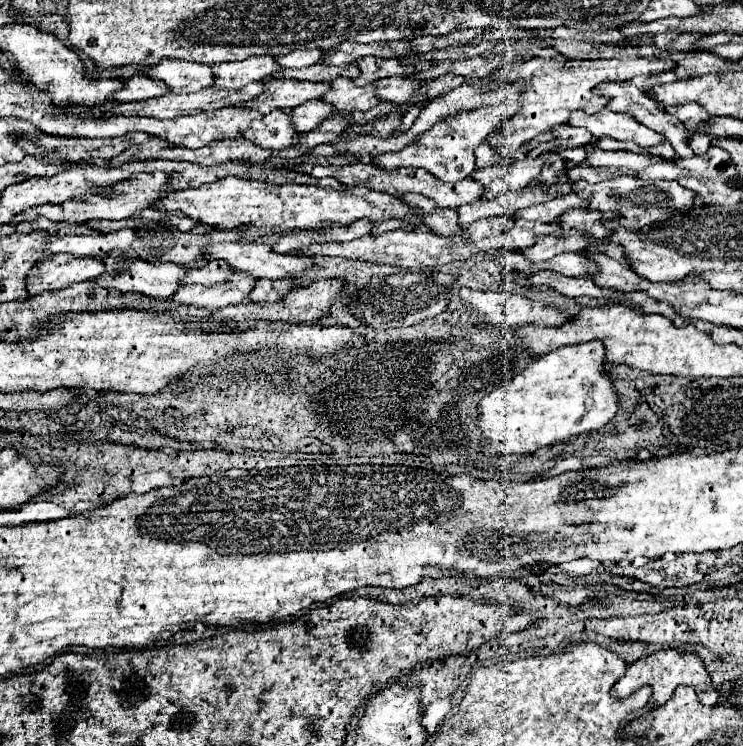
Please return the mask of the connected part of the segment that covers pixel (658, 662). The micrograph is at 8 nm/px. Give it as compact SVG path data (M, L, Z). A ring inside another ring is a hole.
M667 648L667 650L659 650L659 652L655 652L655 654L649 654L647 658L639 658L639 660L633 662L633 664L627 668L627 672L617 680L617 684L613 686L611 694L617 696L617 698L627 698L627 696L631 696L637 688L647 686L647 684L653 688L653 702L655 702L657 706L665 704L665 702L671 698L673 690L675 690L677 686L681 686L681 684L695 686L699 700L701 700L703 704L707 704L707 706L713 706L713 704L717 704L717 700L719 700L719 692L717 692L715 686L711 684L711 676L709 676L709 672L705 670L703 660L701 660L697 654L693 654L693 652L681 652L681 650L675 650L675 648Z

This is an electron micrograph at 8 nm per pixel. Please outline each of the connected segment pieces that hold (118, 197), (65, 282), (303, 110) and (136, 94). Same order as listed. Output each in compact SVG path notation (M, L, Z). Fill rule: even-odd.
M141 172L141 174L135 174L135 178L131 180L125 180L123 184L117 184L113 190L111 190L111 196L101 196L101 194L89 194L87 200L83 202L77 202L77 200L67 200L65 204L59 204L59 206L37 206L37 208L31 208L31 210L25 210L23 214L19 214L13 224L17 222L33 222L37 220L39 216L41 218L47 218L47 220L53 220L53 222L65 222L65 224L83 224L83 222L89 222L93 218L103 218L103 220L123 220L123 218L129 218L145 208L151 208L151 204L167 192L167 180L169 180L169 174L163 174L163 172Z
M55 254L47 258L31 274L27 274L29 296L43 290L61 290L75 282L95 280L103 274L103 260L97 258L73 258L71 254Z
M323 100L305 102L303 106L297 106L295 110L291 110L291 126L295 126L295 130L299 132L315 130L319 122L323 122L331 112L333 112L333 106Z
M131 76L125 80L125 86L113 94L113 100L117 104L121 102L135 102L135 100L147 100L147 98L157 98L167 94L165 82L151 80L147 76Z

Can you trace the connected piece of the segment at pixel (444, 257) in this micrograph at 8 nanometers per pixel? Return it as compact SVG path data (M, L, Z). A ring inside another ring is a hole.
M481 218L469 228L465 228L463 234L457 236L441 236L429 230L393 230L383 232L379 236L367 234L363 238L351 240L351 242L323 242L313 244L309 248L303 248L299 252L293 252L295 256L343 256L343 258L357 258L357 260L370 261L375 264L386 264L402 267L408 270L425 268L429 266L442 266L455 262L455 260L467 260L475 252L489 252L495 248L501 248L509 242L509 232L513 232L513 220L511 218ZM507 240L507 242L503 242Z

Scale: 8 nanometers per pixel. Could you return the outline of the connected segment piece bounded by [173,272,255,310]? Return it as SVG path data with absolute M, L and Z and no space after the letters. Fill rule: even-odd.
M235 272L231 282L225 282L225 284L213 286L213 288L211 286L203 286L203 284L181 286L175 292L173 302L215 310L215 308L221 308L221 306L239 304L251 292L253 282L255 282L255 278L251 274Z

